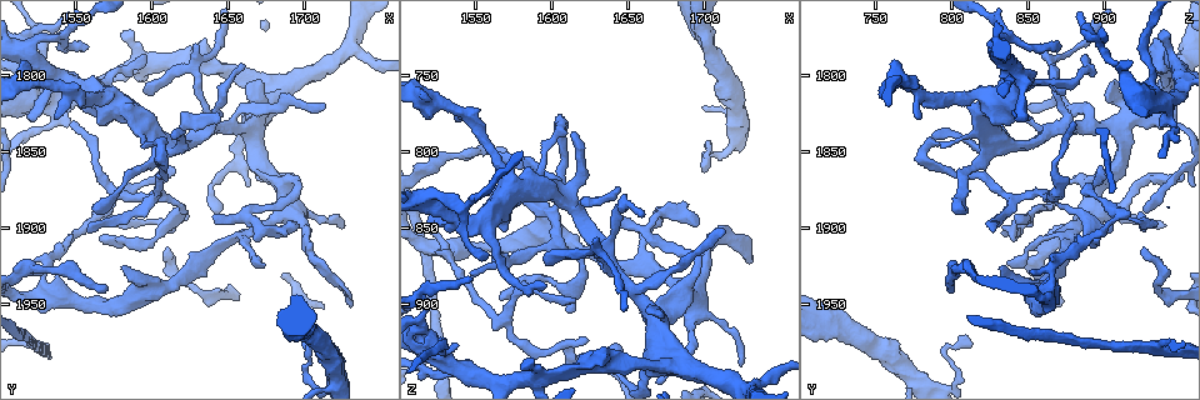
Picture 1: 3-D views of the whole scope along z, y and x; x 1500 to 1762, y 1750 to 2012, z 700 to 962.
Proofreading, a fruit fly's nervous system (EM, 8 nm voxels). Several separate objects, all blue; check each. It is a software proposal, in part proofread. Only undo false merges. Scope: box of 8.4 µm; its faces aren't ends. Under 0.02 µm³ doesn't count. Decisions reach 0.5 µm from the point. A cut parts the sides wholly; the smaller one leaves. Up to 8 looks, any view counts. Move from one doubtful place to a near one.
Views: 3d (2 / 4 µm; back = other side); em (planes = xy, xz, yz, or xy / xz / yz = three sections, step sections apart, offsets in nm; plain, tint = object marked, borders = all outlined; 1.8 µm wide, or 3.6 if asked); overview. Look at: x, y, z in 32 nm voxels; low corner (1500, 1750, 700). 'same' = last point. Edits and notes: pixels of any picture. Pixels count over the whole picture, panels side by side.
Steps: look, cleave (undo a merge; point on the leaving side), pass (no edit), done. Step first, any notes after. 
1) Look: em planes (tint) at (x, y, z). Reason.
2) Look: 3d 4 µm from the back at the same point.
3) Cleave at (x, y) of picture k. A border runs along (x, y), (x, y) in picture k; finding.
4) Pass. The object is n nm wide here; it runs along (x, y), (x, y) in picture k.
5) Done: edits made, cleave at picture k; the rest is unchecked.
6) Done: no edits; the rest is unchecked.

Look: em 3.6 µm planes (plain) at (1578, 1822, 824). Looks like a crossing.

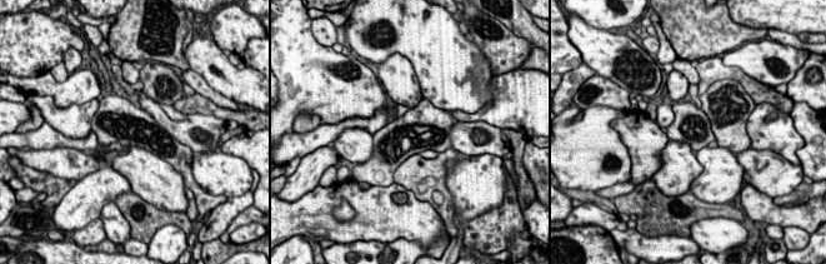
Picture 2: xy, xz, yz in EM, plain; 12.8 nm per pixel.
Look: em 3.6 µm planes (tint) at the same point.

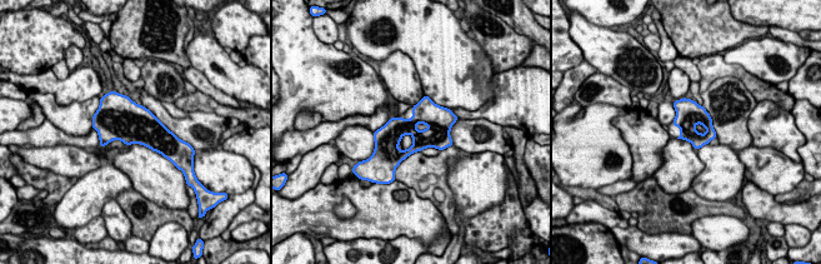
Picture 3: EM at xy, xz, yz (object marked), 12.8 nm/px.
Pass. One cell here.

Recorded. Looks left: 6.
Look: 3d 2 µm at (1528, 1814, 932). Four or more arms meet.

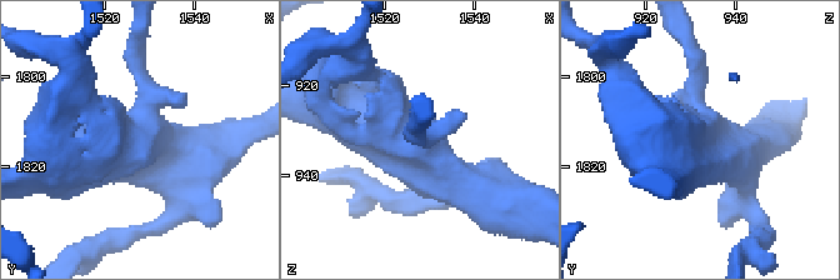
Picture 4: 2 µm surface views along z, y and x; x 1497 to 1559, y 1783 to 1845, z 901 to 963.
Look: em planes (tint) at (1528, 1815, 933). Shape alone is not enough.

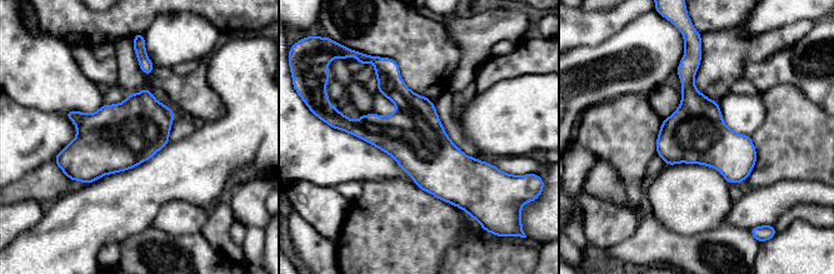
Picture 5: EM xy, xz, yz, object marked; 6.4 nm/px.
Pass. The object is 380 nm wide here; one cell here.

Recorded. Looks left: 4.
Look: 3d 4 µm at (1534, 1942, 864).

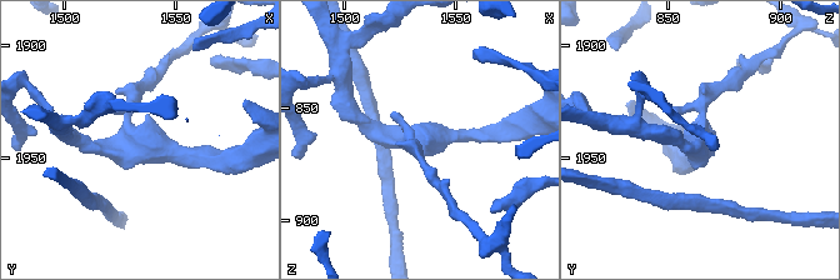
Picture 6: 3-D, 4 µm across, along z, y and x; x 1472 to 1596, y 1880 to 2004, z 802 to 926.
Look: em yz step 16 (tint) at (1535, 1944, 864).

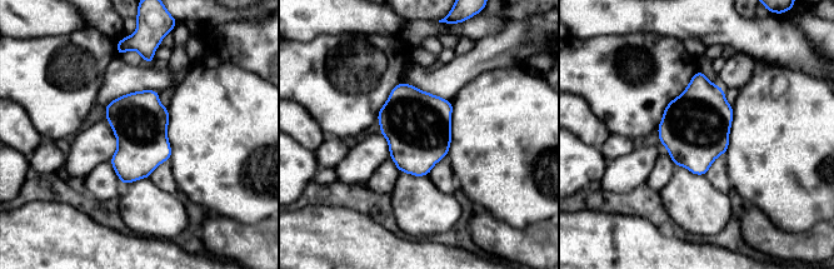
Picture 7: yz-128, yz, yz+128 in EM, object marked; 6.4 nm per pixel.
Look: em planes (tint) at the same point. Cut it another way.

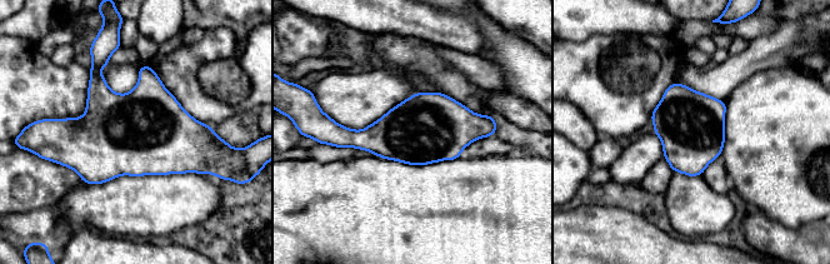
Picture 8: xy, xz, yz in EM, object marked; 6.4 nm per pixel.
Pass. One cell here.

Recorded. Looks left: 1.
Done: no edits; the rest is unchecked.

